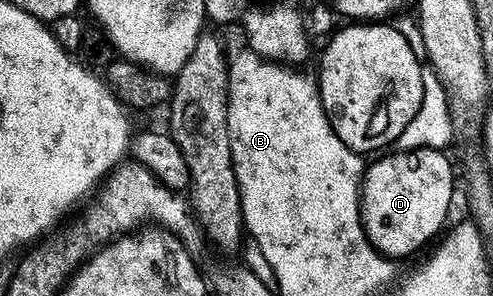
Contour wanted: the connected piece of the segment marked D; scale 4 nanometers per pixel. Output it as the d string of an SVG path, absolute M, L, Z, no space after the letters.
M431 146L413 152L385 155L369 167L362 181L362 223L364 235L381 254L400 262L403 256L412 256L423 244L445 231L452 195L458 192L458 176L452 173L452 164Z

